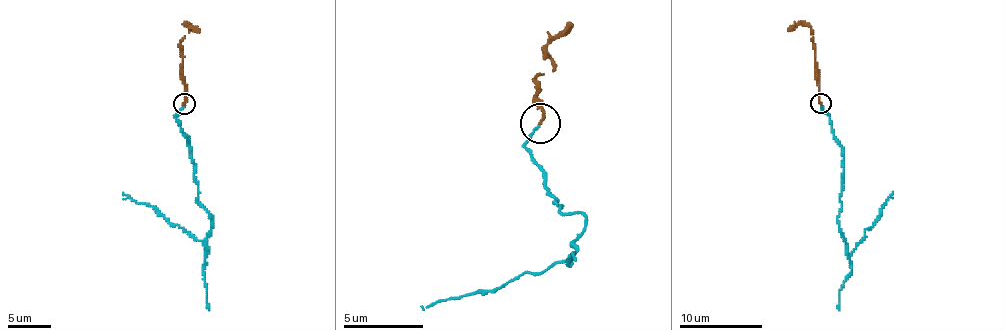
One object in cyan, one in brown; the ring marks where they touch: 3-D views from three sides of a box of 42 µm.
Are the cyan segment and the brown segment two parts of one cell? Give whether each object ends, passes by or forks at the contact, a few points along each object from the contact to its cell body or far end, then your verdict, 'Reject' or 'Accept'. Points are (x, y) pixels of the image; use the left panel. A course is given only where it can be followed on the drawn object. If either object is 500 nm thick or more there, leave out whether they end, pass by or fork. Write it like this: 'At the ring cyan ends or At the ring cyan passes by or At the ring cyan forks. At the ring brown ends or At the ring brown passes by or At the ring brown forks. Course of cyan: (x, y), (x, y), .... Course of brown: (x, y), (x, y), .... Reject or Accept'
At the ring cyan ends. At the ring brown ends. Course of cyan: (184, 105), (176, 121), (191, 153), (198, 202), (209, 214), (207, 247), (123, 193). Course of brown: (184, 103), (180, 40), (189, 27), (186, 24), (199, 32). Reject

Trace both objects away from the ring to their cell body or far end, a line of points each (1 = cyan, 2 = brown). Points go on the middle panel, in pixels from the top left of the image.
1: (541, 125), (524, 149), (561, 213), (580, 211), (575, 248), (539, 273), (421, 307)
2: (541, 124), (535, 76), (552, 70), (548, 44), (572, 23)

